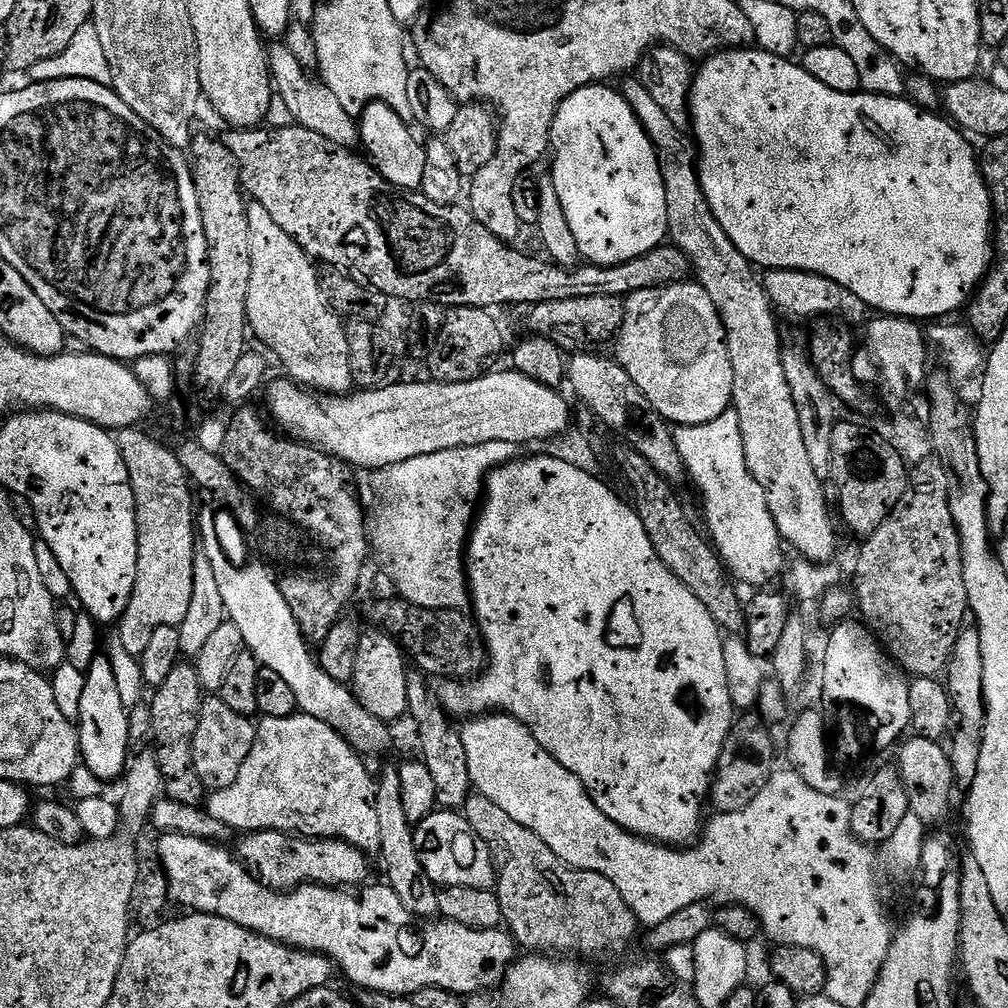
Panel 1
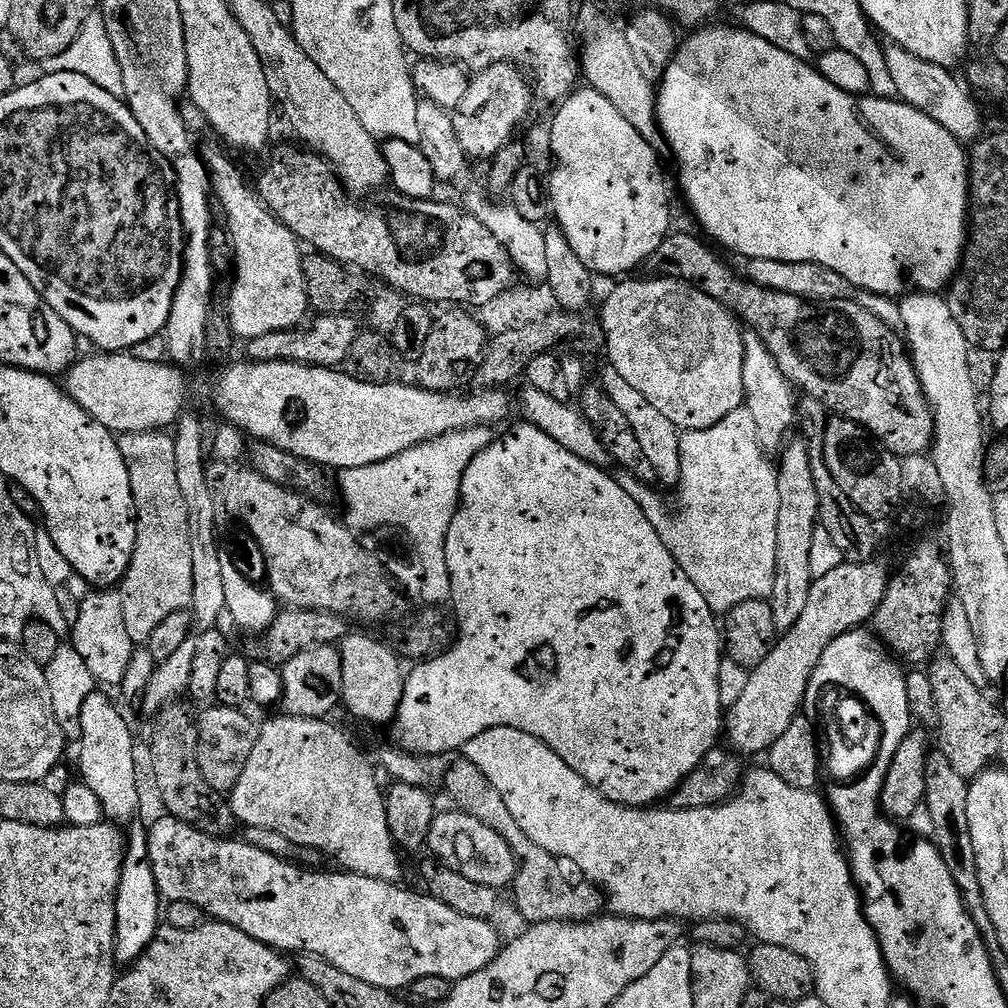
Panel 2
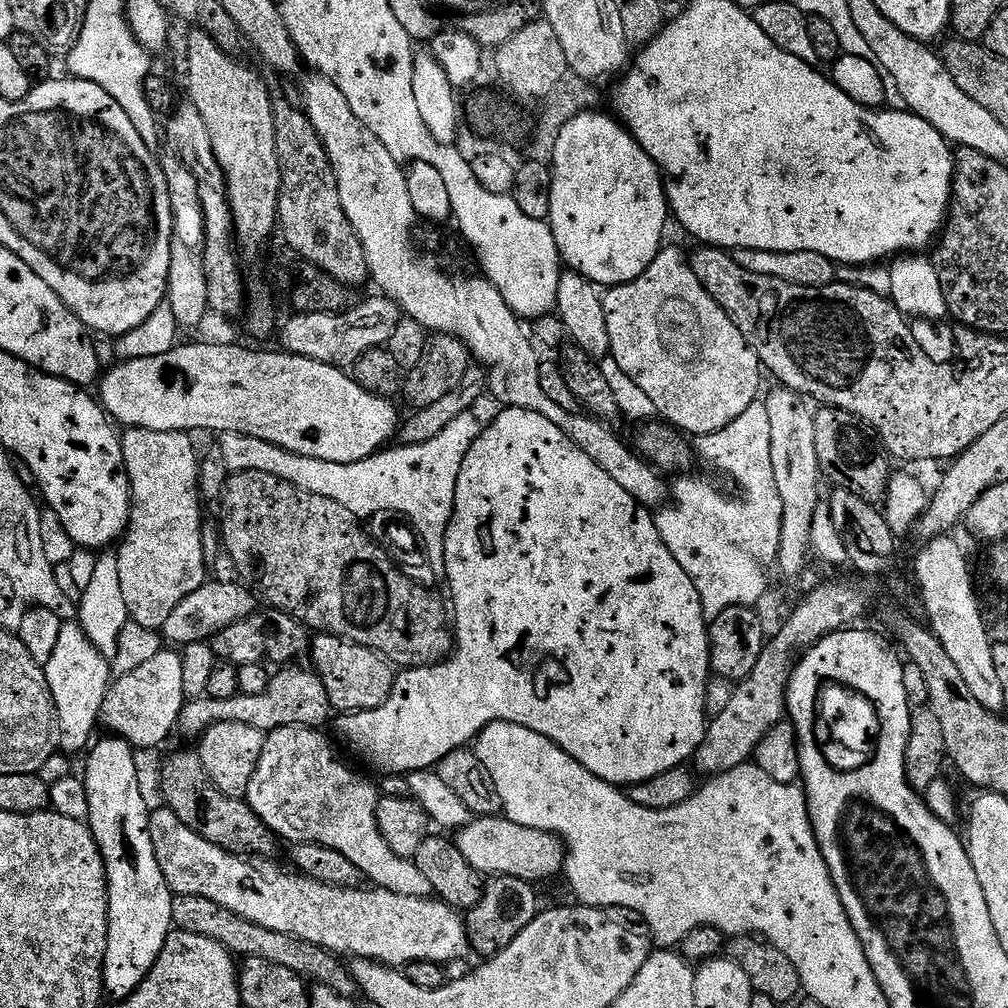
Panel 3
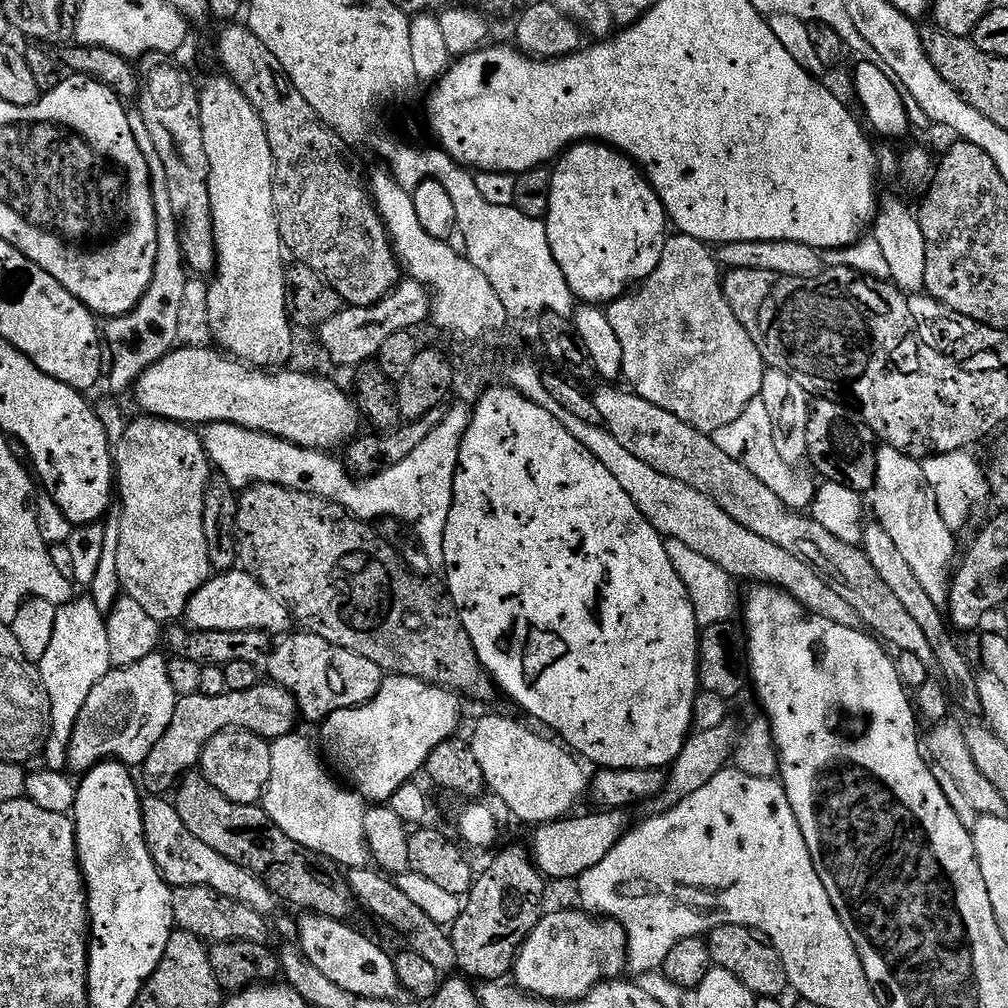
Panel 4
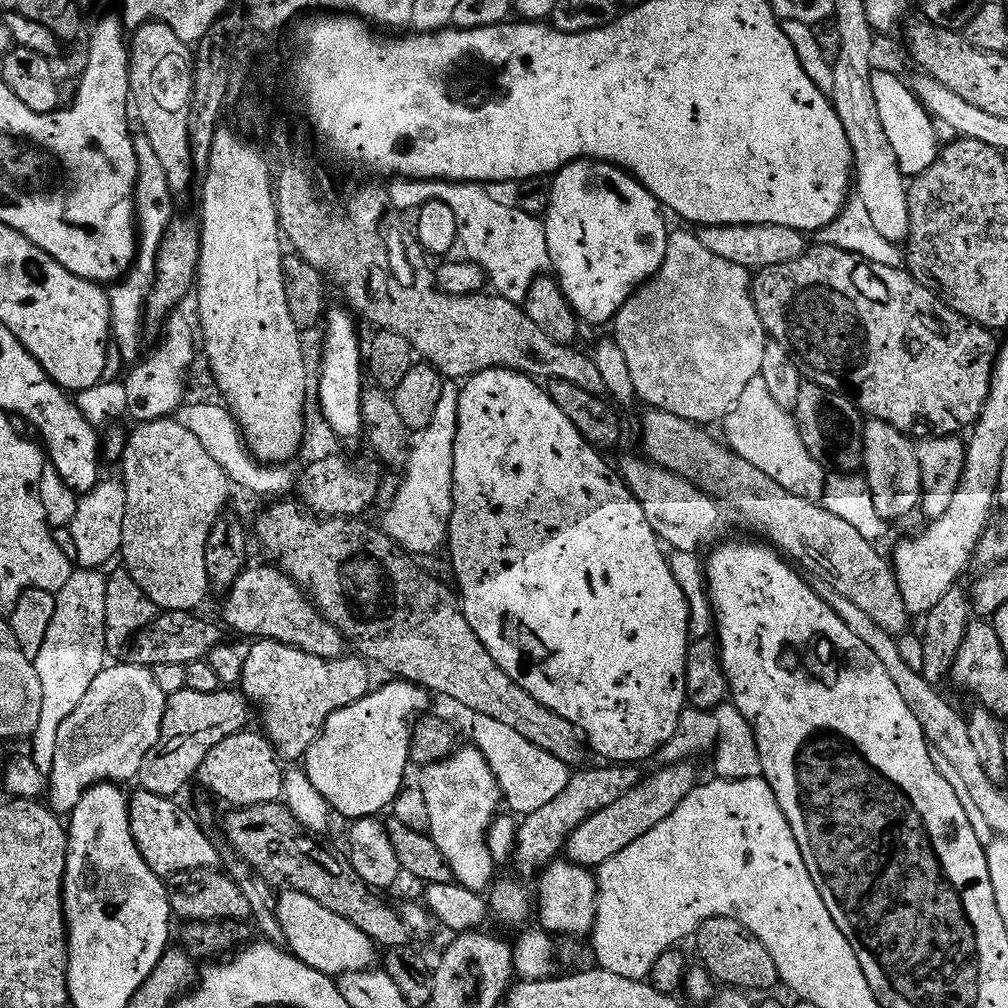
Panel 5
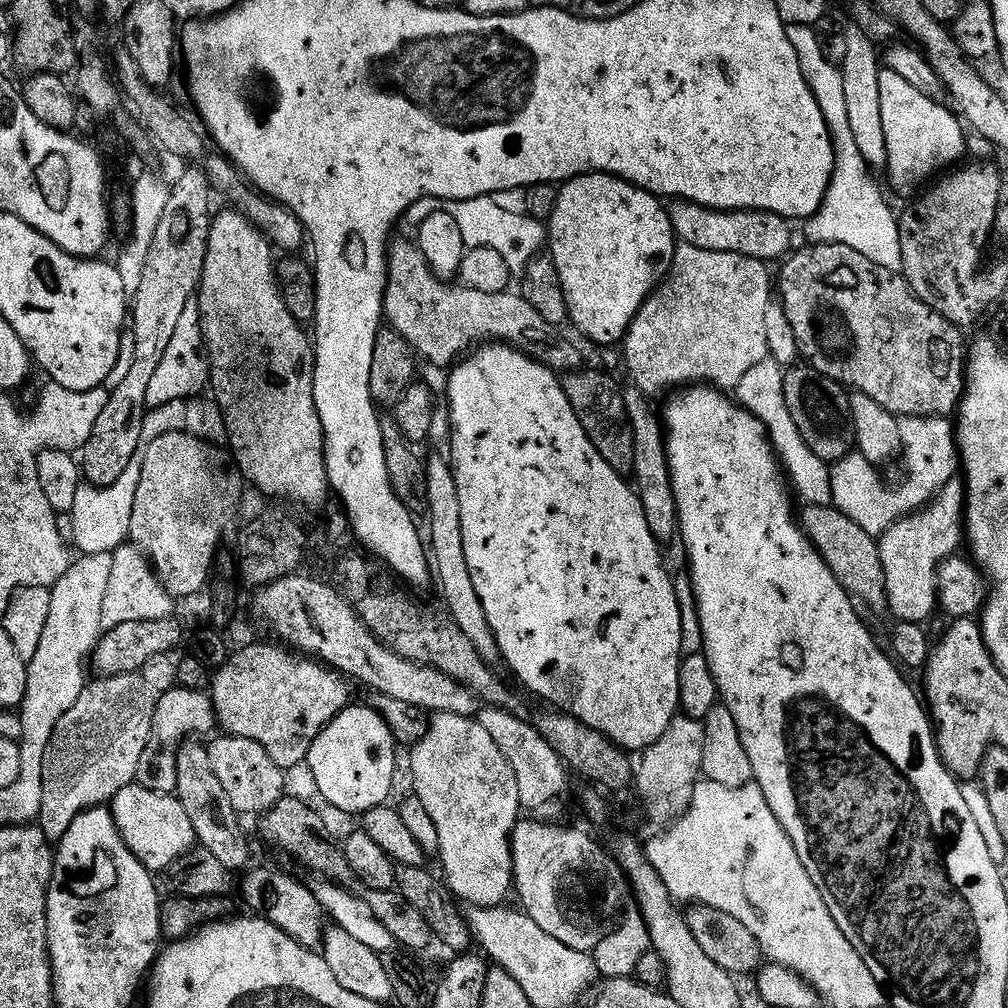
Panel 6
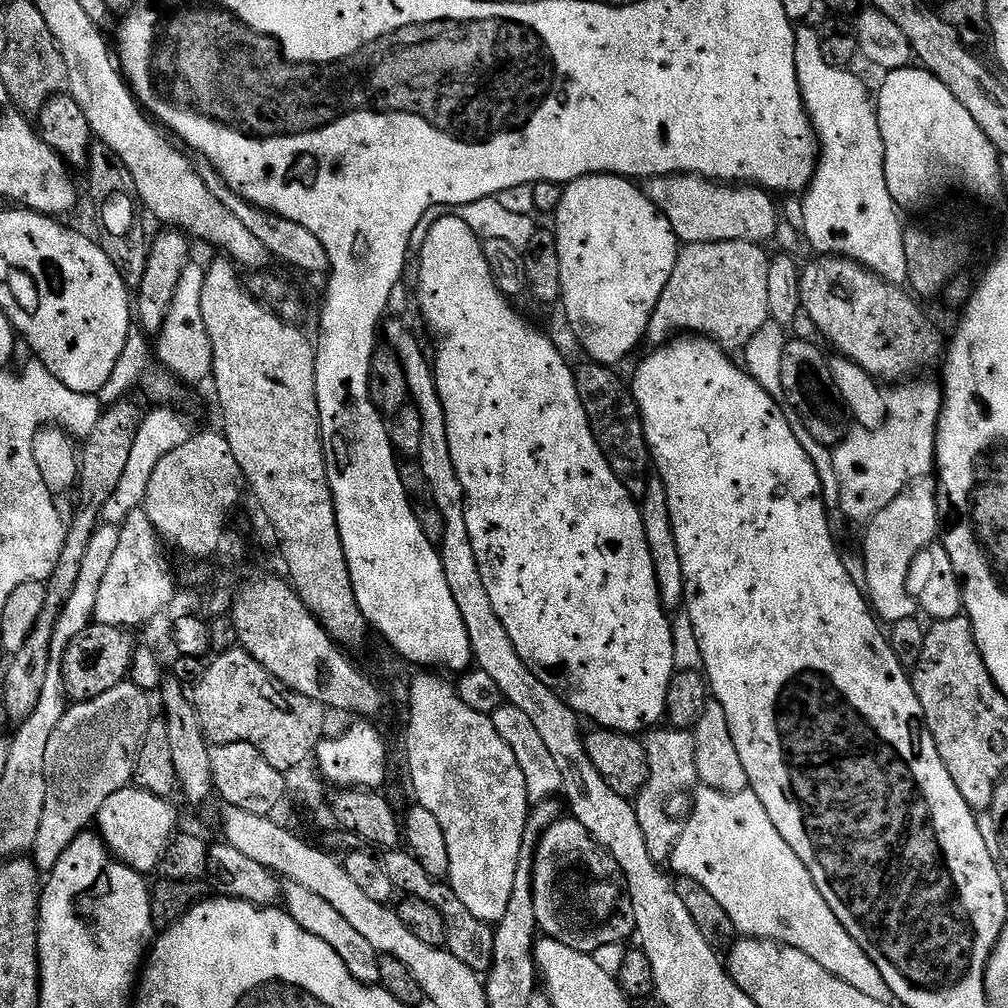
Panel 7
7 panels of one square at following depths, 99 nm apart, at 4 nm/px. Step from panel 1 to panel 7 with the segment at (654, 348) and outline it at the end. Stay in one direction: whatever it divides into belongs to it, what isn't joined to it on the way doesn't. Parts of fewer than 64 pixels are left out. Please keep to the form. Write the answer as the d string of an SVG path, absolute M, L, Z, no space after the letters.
M735 240L734 242L706 242L705 244L684 244L681 247L676 265L674 266L674 274L670 274L670 282L666 284L666 290L662 292L662 298L658 298L658 306L654 306L654 314L650 318L650 326L646 337L647 343L652 346L659 346L668 343L669 340L681 334L695 334L697 336L707 336L709 340L716 341L721 348L725 350L743 349L745 344L750 342L750 338L754 338L754 334L758 334L758 330L762 330L762 326L769 323L768 315L768 299L766 298L766 285L770 279L770 256L764 253L765 249L759 244L752 244L748 240Z

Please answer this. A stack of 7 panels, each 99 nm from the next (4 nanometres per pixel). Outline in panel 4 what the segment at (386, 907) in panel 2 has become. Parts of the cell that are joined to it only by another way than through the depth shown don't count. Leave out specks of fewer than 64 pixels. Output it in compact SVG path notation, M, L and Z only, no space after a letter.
M160 794L149 795L142 804L142 822L156 869L172 888L206 886L226 898L234 898L234 902L250 905L255 912L265 914L271 914L278 907L276 895L253 872L234 866L230 858L222 858L222 854L210 850L210 846L205 846L201 840L194 838L194 834L190 834L190 830L186 830L186 826L182 826L182 818L178 818L178 810L171 799Z

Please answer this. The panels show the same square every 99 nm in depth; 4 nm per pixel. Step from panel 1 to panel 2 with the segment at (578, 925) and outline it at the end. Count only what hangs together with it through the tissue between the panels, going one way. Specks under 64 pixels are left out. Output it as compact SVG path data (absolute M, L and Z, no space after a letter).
M463 758L456 759L444 776L444 788L459 811L470 814L470 818L478 818L478 822L490 826L490 830L495 830L497 834L502 834L502 838L516 855L518 867L510 885L510 893L512 892L512 900L516 903L521 918L528 920L524 922L529 925L542 922L570 922L590 920L601 915L603 908L600 907L605 907L606 904L603 891L592 881L587 880L582 870L578 870L578 866L570 862L570 858L555 856L542 850L542 846L530 842L522 826L514 822L514 814L506 810L506 802L502 794L494 790L490 778L486 778L486 774L482 774L482 770L474 766L474 762Z

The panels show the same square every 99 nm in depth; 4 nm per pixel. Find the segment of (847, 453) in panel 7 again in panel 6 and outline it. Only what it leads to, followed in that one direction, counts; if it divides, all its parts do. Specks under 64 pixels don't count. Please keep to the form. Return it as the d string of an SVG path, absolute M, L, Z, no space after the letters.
M905 416L900 420L900 447L904 460L904 484L887 488L880 481L877 465L853 454L831 465L832 504L850 522L858 522L866 534L877 538L904 516L921 511L953 480L958 472L958 445L951 419L942 416Z

